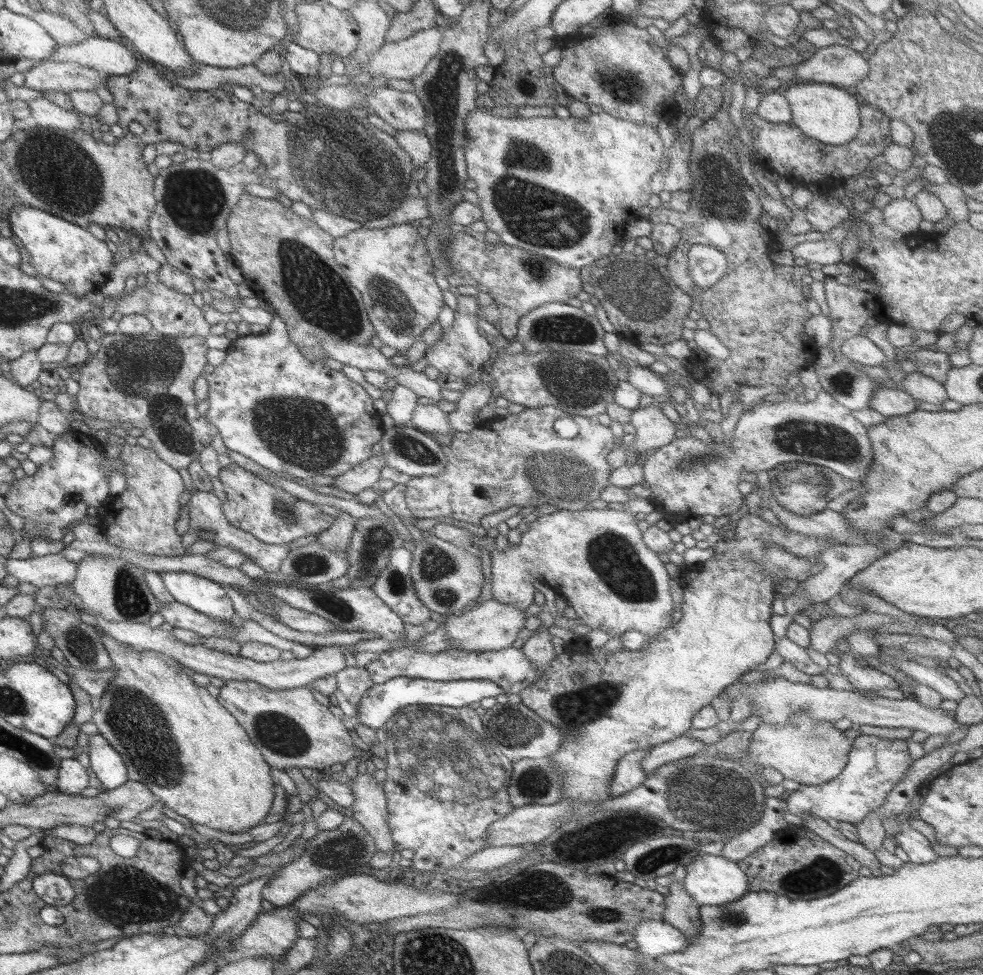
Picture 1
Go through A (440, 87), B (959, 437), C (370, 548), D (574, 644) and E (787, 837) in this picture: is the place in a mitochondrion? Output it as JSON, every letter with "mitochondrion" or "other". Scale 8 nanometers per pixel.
{"A":"mitochondrion","B":"other","C":"mitochondrion","D":"other","E":"other"}

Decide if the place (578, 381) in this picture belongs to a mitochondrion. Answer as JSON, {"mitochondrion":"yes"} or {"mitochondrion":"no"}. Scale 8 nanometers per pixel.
{"mitochondrion":"yes"}

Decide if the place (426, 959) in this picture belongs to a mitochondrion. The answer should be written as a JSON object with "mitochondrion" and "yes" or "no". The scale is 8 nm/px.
{"mitochondrion":"yes"}

